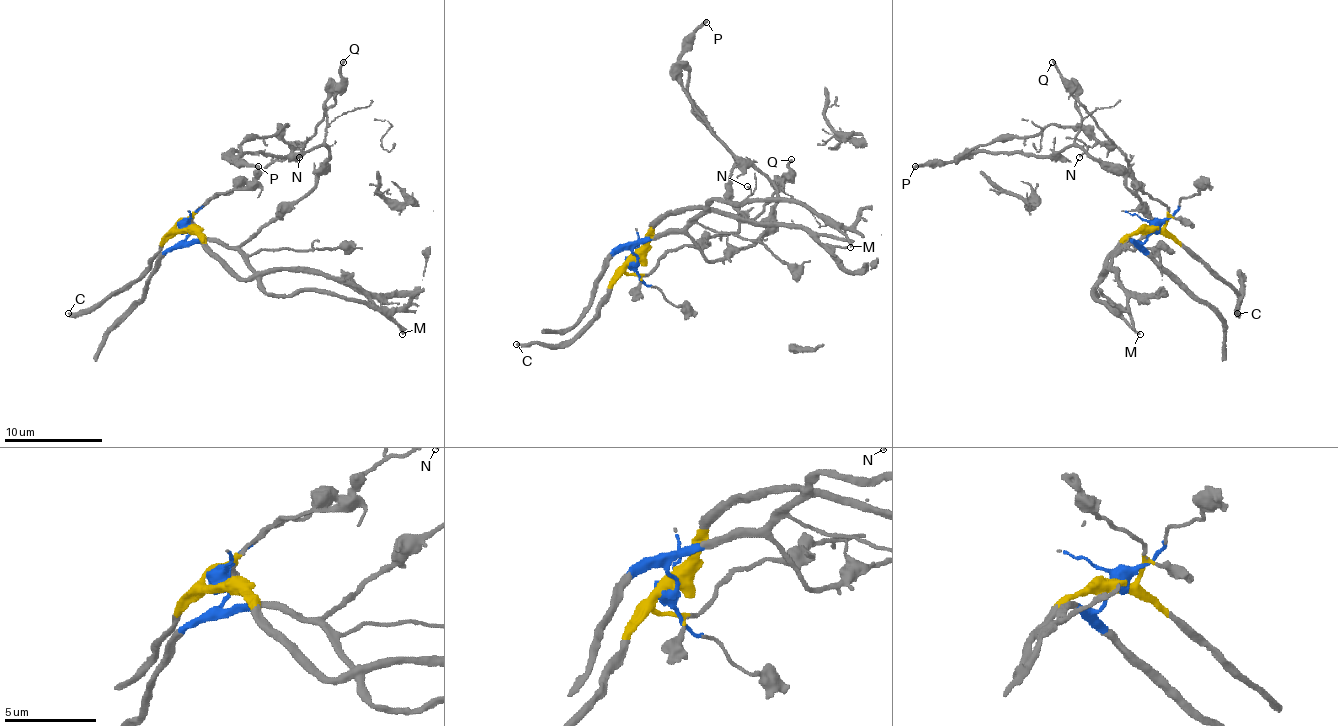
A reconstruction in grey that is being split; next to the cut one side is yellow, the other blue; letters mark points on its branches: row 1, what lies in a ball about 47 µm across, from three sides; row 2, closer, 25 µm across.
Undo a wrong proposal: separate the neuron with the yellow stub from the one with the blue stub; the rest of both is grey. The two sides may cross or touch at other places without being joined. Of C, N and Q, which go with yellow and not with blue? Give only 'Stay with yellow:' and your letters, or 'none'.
Stay with yellow: C, N, Q

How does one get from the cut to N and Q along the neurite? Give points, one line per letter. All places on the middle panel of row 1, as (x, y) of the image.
N: (633, 260), (623, 269), (646, 274), (668, 252), (717, 235), (734, 233), (741, 203), (751, 193), (746, 186)
Q: (633, 260), (623, 269), (646, 274), (668, 252), (734, 233), (783, 186), (791, 159)

